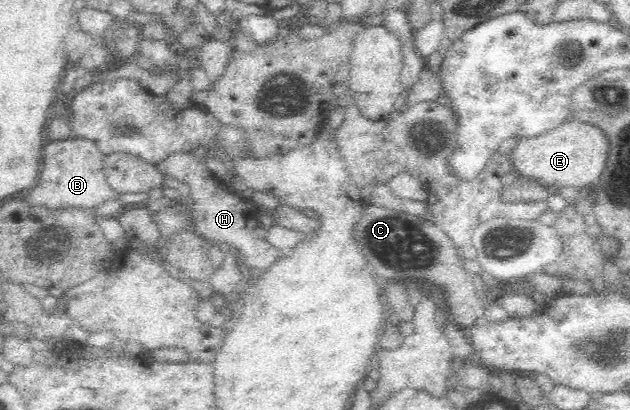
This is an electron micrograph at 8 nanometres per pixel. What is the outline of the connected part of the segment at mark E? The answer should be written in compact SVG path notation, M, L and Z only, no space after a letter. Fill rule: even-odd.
M581 121L560 123L555 129L535 135L523 137L512 142L510 156L514 161L514 173L523 173L534 177L537 183L545 181L551 185L567 185L567 187L585 187L595 185L607 165L610 139L599 129Z

